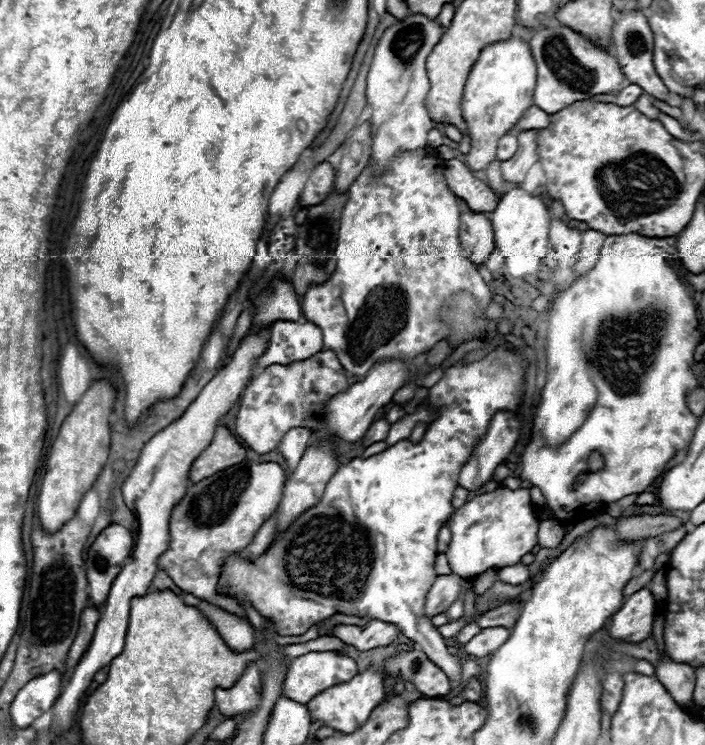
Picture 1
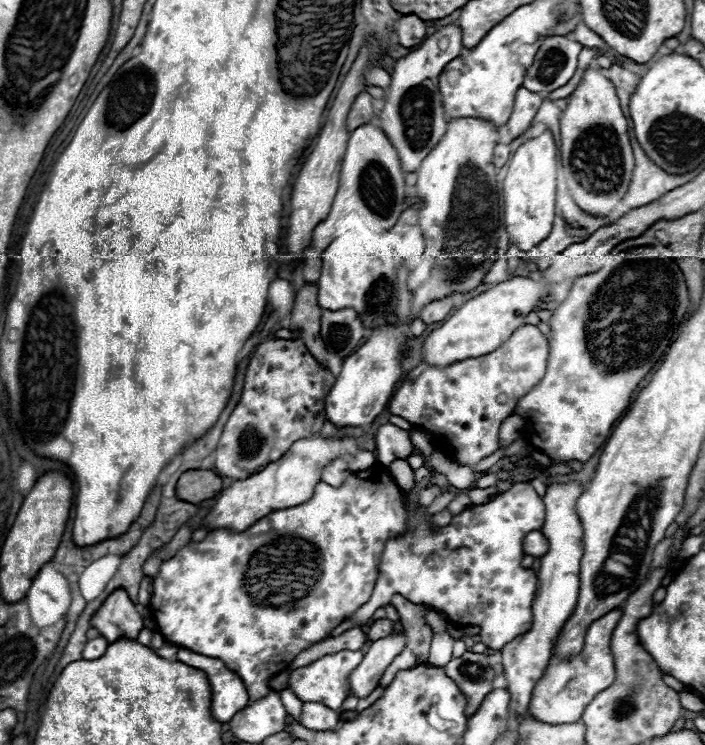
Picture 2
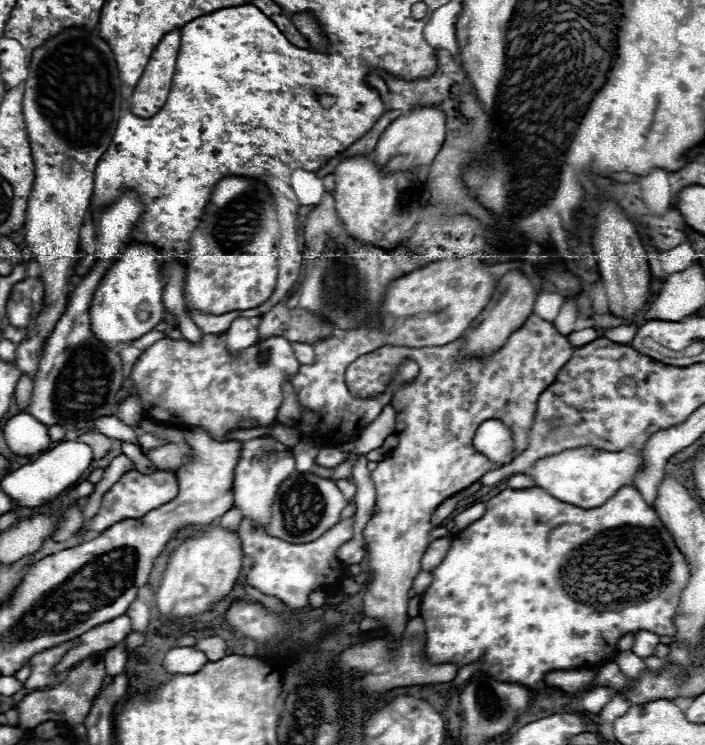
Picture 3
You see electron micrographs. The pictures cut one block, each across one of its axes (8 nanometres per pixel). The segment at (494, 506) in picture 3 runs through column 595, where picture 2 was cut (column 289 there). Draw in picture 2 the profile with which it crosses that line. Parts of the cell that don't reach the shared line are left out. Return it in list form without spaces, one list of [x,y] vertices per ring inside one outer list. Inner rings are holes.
[[[376,462],[368,470],[354,472],[340,488],[318,482],[308,502],[270,512],[244,532],[218,528],[202,542],[188,542],[172,558],[164,560],[158,576],[152,578],[150,610],[166,642],[208,658],[218,658],[228,670],[238,674],[248,690],[250,706],[268,696],[268,682],[284,670],[282,662],[290,664],[296,654],[326,640],[340,622],[370,600],[378,580],[384,544],[404,530],[406,508],[402,490],[396,486],[390,472]],[[266,536],[292,536],[296,538],[296,548],[256,550],[266,544]]]

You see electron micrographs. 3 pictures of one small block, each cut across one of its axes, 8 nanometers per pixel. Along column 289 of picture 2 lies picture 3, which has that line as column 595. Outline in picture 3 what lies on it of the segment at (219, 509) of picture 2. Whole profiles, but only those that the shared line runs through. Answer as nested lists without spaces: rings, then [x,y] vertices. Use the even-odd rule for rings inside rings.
[[[574,448],[538,460],[530,468],[528,476],[534,478],[536,486],[548,490],[558,500],[564,500],[578,508],[598,508],[606,500],[610,500],[620,488],[634,486],[632,480],[640,472],[642,464],[644,462],[640,460],[640,454],[606,452],[596,448]]]

